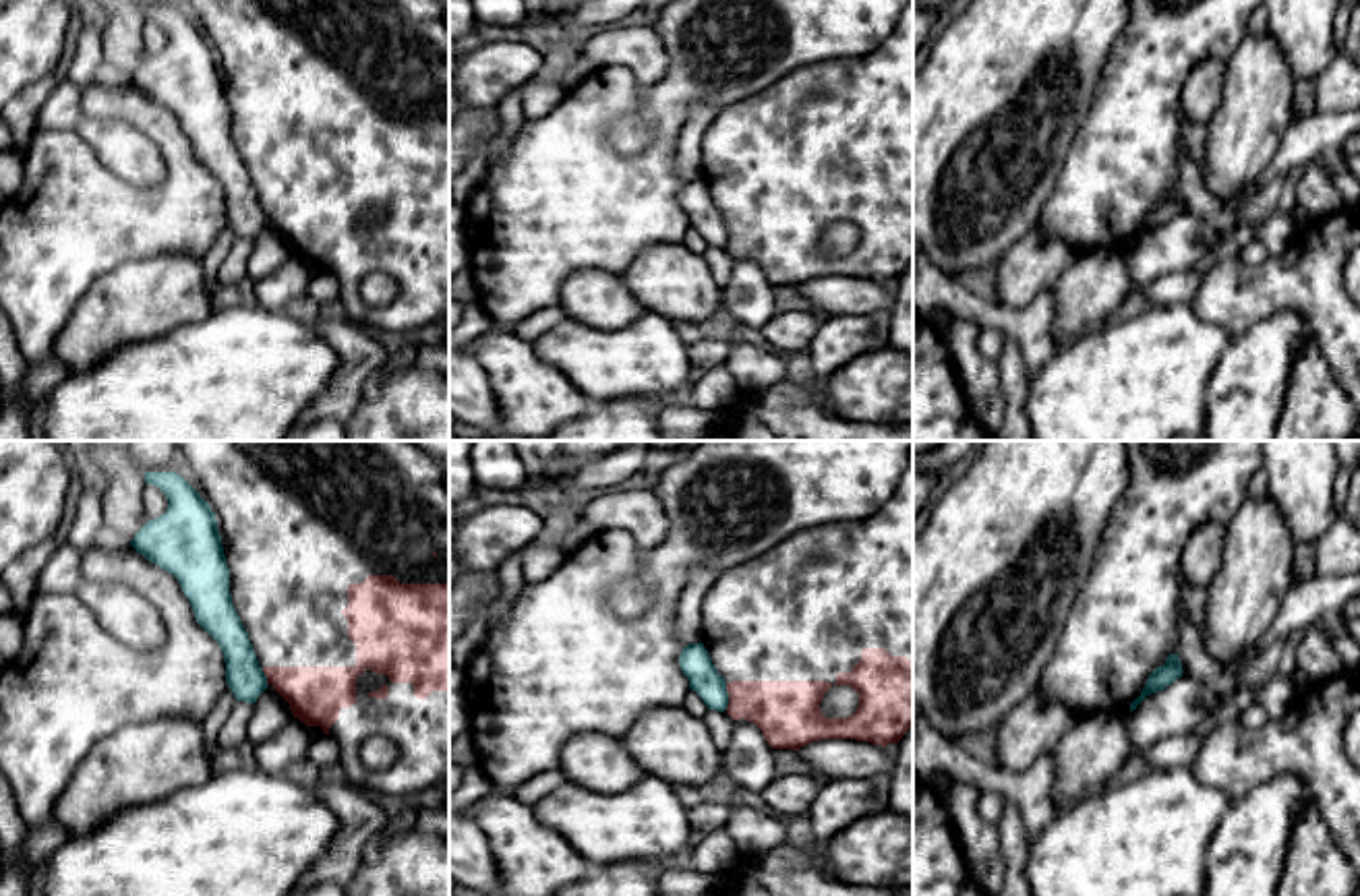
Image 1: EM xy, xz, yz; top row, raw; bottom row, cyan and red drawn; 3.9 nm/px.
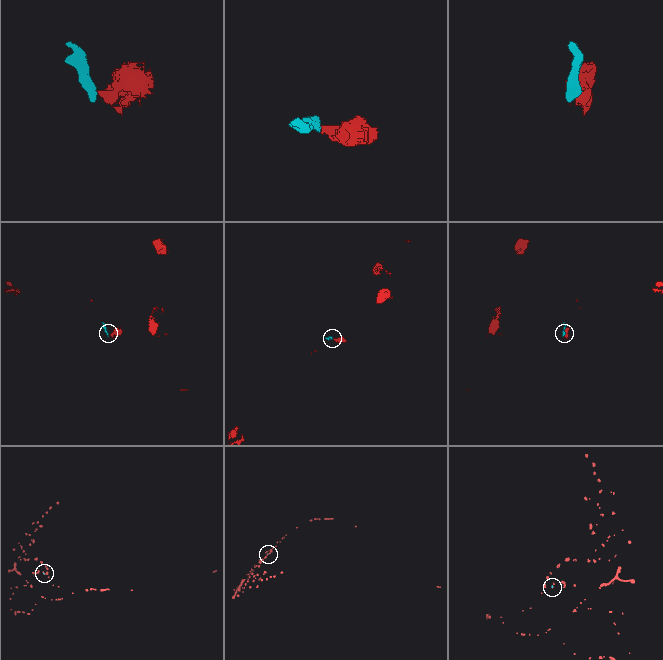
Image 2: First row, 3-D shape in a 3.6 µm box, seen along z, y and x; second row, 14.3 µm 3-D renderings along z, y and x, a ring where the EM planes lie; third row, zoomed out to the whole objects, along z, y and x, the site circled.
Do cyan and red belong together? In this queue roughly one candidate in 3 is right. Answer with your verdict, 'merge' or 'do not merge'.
do not merge

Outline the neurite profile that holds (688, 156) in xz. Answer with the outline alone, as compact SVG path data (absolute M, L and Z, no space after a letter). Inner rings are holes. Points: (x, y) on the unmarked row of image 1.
M704 103L693 106L675 149L673 172L679 180L689 182L702 178L702 139L714 118L716 112L712 108Z

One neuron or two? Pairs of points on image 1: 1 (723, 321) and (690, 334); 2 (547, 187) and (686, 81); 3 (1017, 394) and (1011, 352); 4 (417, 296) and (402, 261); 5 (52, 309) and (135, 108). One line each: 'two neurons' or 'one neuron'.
1: one neuron
2: one neuron
3: one neuron
4: one neuron
5: one neuron

